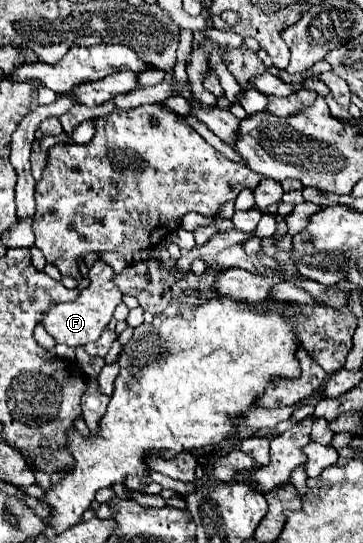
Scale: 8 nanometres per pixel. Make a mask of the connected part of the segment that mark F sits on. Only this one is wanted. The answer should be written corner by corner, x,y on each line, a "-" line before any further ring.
94,261
94,265
88,271
88,279
90,279
90,285
80,293
76,301
54,305
54,309
48,309
46,317
42,317
40,323
44,325
48,335
54,337
56,343
64,343
68,347
94,343
110,323
114,309
122,303
122,293
112,281
114,271
110,265
106,265
104,261

